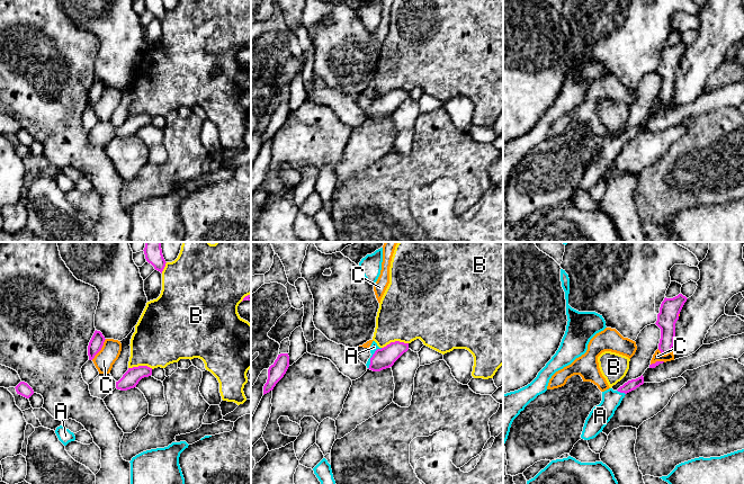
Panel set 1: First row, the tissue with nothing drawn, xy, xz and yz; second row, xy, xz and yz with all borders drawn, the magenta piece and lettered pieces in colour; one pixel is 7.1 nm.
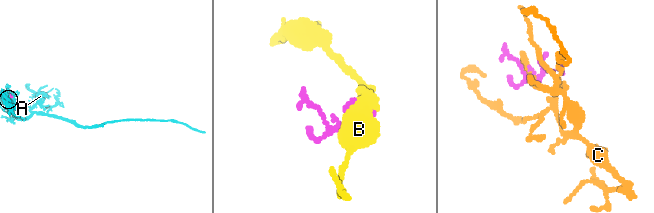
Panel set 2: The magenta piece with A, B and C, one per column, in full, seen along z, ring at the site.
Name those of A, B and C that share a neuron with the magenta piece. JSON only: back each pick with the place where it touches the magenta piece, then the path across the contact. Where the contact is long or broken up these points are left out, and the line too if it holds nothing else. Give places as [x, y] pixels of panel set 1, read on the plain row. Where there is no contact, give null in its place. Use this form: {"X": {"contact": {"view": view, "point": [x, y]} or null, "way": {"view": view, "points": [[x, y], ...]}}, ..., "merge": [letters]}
{"A": {"contact": {"view": "xz", "point": [372, 105]}, "way": {"view": "xz", "points": [[383, 106], [372, 105], [374, 95]]}}, "merge": ["A"]}

